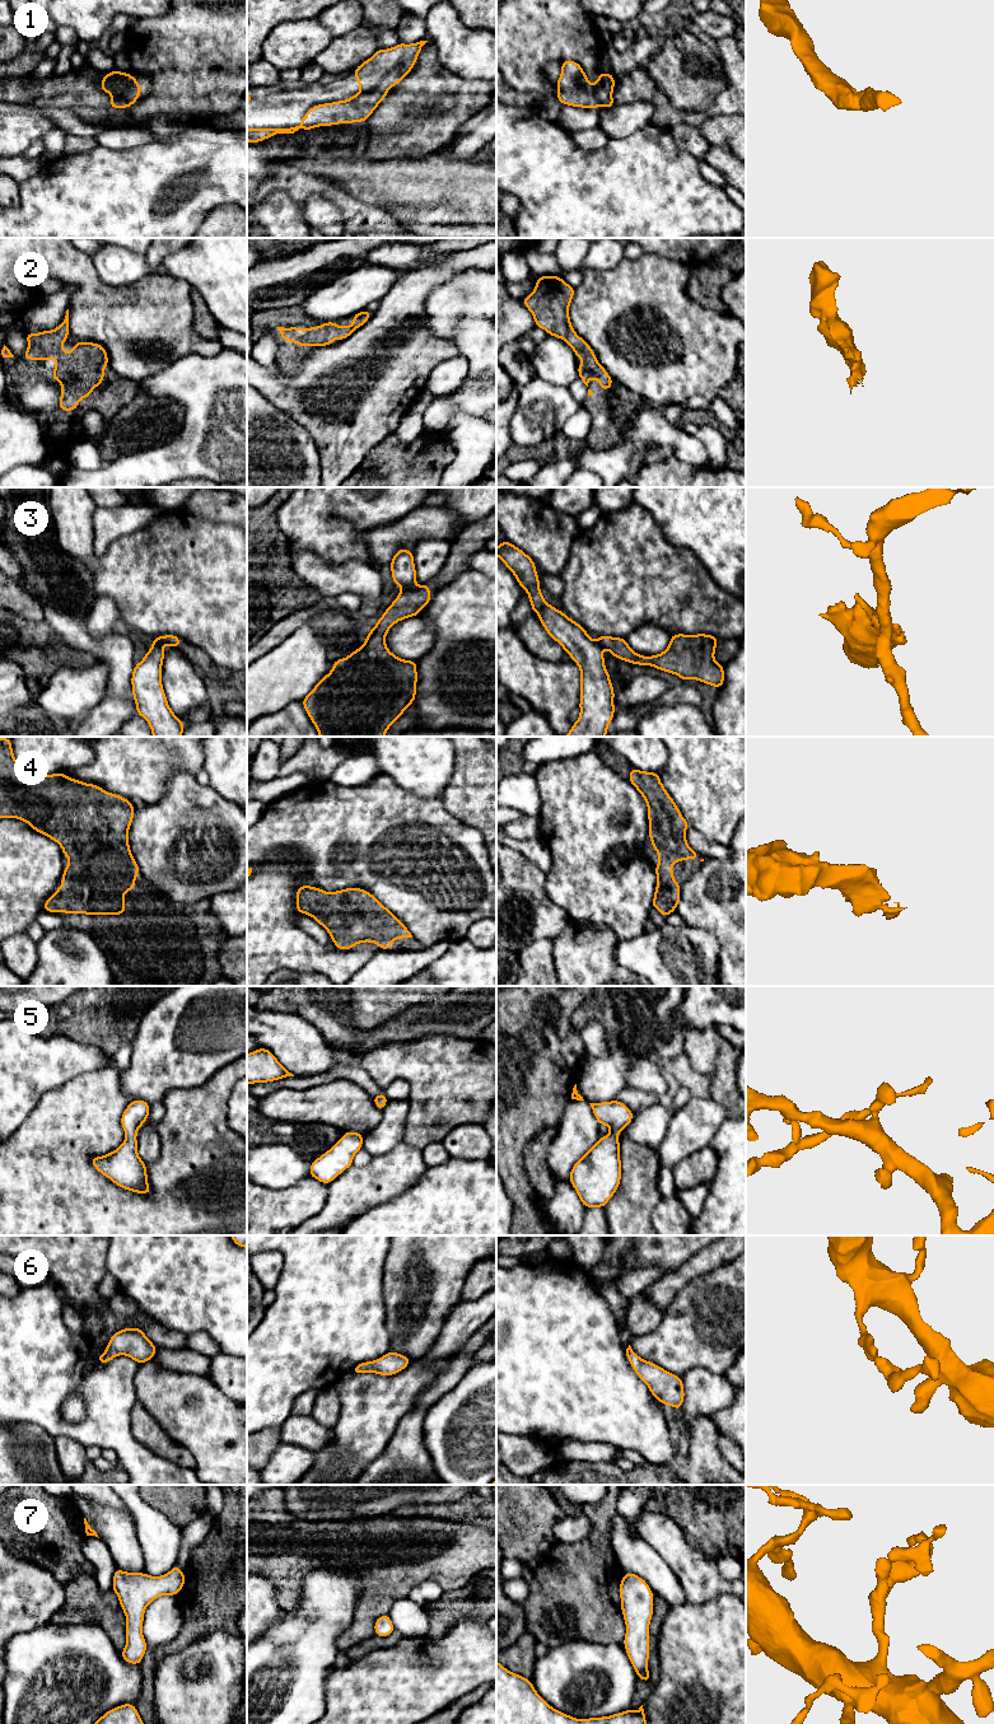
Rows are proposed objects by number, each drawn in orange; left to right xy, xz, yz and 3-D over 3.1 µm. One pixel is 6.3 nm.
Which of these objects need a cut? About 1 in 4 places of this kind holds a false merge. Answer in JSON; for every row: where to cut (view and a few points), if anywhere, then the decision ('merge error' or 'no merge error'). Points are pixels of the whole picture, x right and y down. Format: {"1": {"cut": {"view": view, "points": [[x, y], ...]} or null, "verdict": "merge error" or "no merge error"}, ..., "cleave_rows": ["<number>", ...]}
{"1": {"cut": null, "verdict": "no merge error"}, "2": {"cut": null, "verdict": "no merge error"}, "3": {"cut": {"view": "xz", "points": [[415, 584], [401, 589]]}, "verdict": "merge error"}, "4": {"cut": null, "verdict": "no merge error"}, "5": {"cut": null, "verdict": "no merge error"}, "6": {"cut": null, "verdict": "no merge error"}, "7": {"cut": null, "verdict": "no merge error"}, "cleave_rows": ["3"]}

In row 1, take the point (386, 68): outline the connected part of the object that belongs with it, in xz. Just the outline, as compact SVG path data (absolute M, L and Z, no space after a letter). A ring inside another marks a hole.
M428 41L410 45L400 42L387 50L377 50L354 70L360 92L346 101L313 106L307 111L299 126L290 129L247 129L247 141L263 141L279 134L294 134L299 129L312 130L318 126L354 123L367 121L388 89L397 85L416 65L417 56Z

